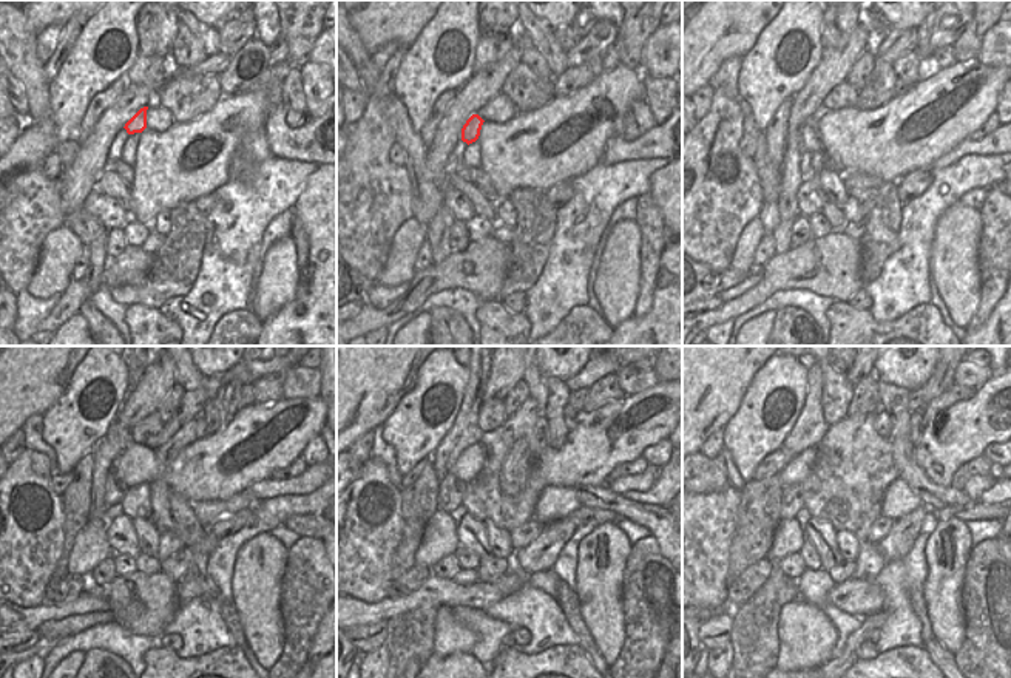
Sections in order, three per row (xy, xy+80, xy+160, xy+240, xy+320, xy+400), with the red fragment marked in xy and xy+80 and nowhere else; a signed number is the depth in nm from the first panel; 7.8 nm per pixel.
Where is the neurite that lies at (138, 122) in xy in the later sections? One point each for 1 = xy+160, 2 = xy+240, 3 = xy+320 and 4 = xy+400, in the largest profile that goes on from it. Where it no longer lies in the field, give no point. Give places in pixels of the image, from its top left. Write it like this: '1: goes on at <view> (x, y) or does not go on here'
1: goes on at xy+160 (811, 136)
2: goes on at xy+240 (114, 488)
3: goes on at xy+320 (451, 490)
4: goes on at xy+400 (792, 502)

